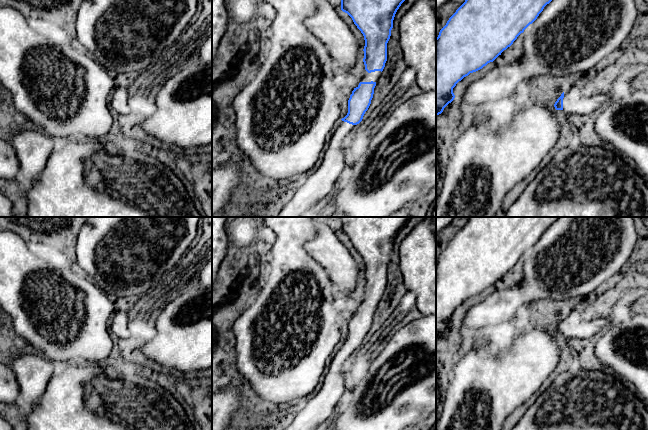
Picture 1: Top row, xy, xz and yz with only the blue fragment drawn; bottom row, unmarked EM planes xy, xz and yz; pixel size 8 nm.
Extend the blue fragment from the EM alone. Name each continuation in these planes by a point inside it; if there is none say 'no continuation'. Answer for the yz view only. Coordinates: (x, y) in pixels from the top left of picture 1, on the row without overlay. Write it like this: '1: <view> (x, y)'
1: yz (574, 327)

